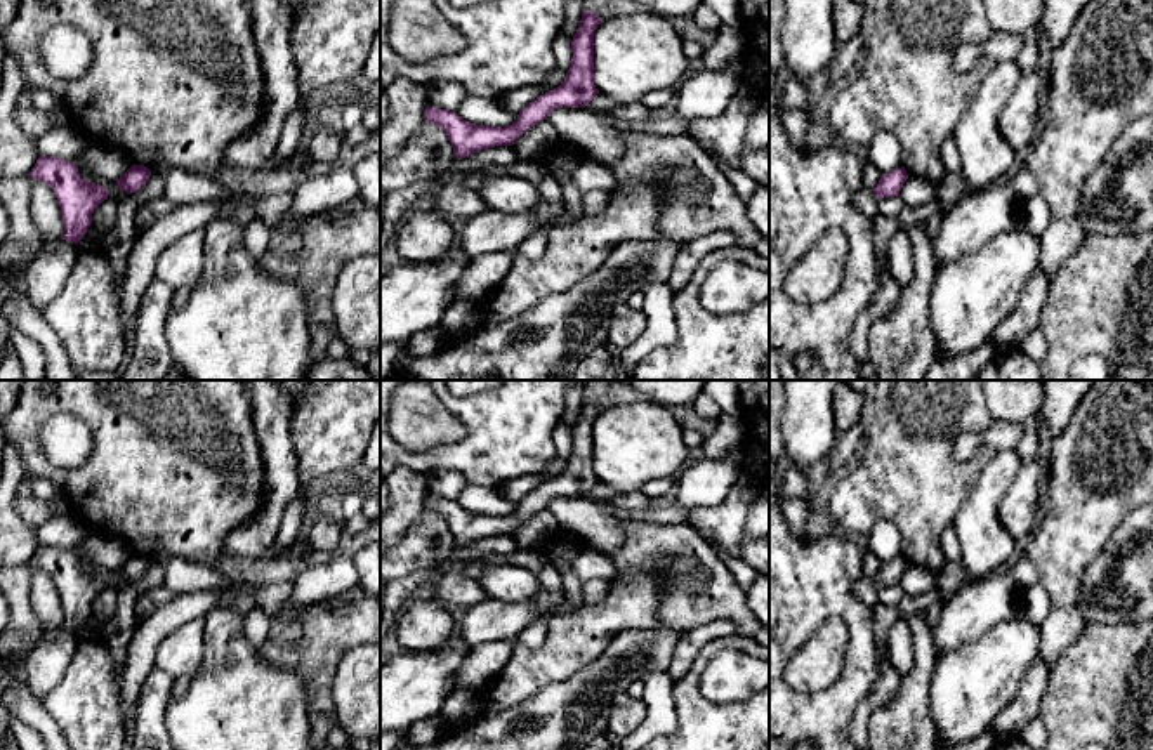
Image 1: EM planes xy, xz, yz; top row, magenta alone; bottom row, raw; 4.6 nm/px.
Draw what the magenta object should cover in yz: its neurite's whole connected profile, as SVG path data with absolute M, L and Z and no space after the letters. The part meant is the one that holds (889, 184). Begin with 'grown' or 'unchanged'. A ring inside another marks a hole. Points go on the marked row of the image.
unchanged; M905 167L889 172L889 174L882 174L882 177L879 179L873 193L877 198L891 198L891 196L899 196L899 191L903 188L903 182L906 181L908 174L905 170Z

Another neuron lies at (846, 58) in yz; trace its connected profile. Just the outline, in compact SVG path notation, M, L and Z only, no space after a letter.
M858 31L844 45L837 47L835 59L828 68L830 82L837 82L849 75L851 69L858 68L858 54L865 47L861 31Z

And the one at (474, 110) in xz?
M467 95L457 109L457 115L472 125L507 127L517 120L517 115L502 108L497 99Z

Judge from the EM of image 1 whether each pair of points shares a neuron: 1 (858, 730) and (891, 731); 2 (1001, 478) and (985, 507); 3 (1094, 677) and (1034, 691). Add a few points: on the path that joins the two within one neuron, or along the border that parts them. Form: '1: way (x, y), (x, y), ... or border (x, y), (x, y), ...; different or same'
1: border (893, 697), (872, 716), (867, 731); different
2: way (994, 485), (985, 500); same
3: border (1051, 669), (1037, 714); different

